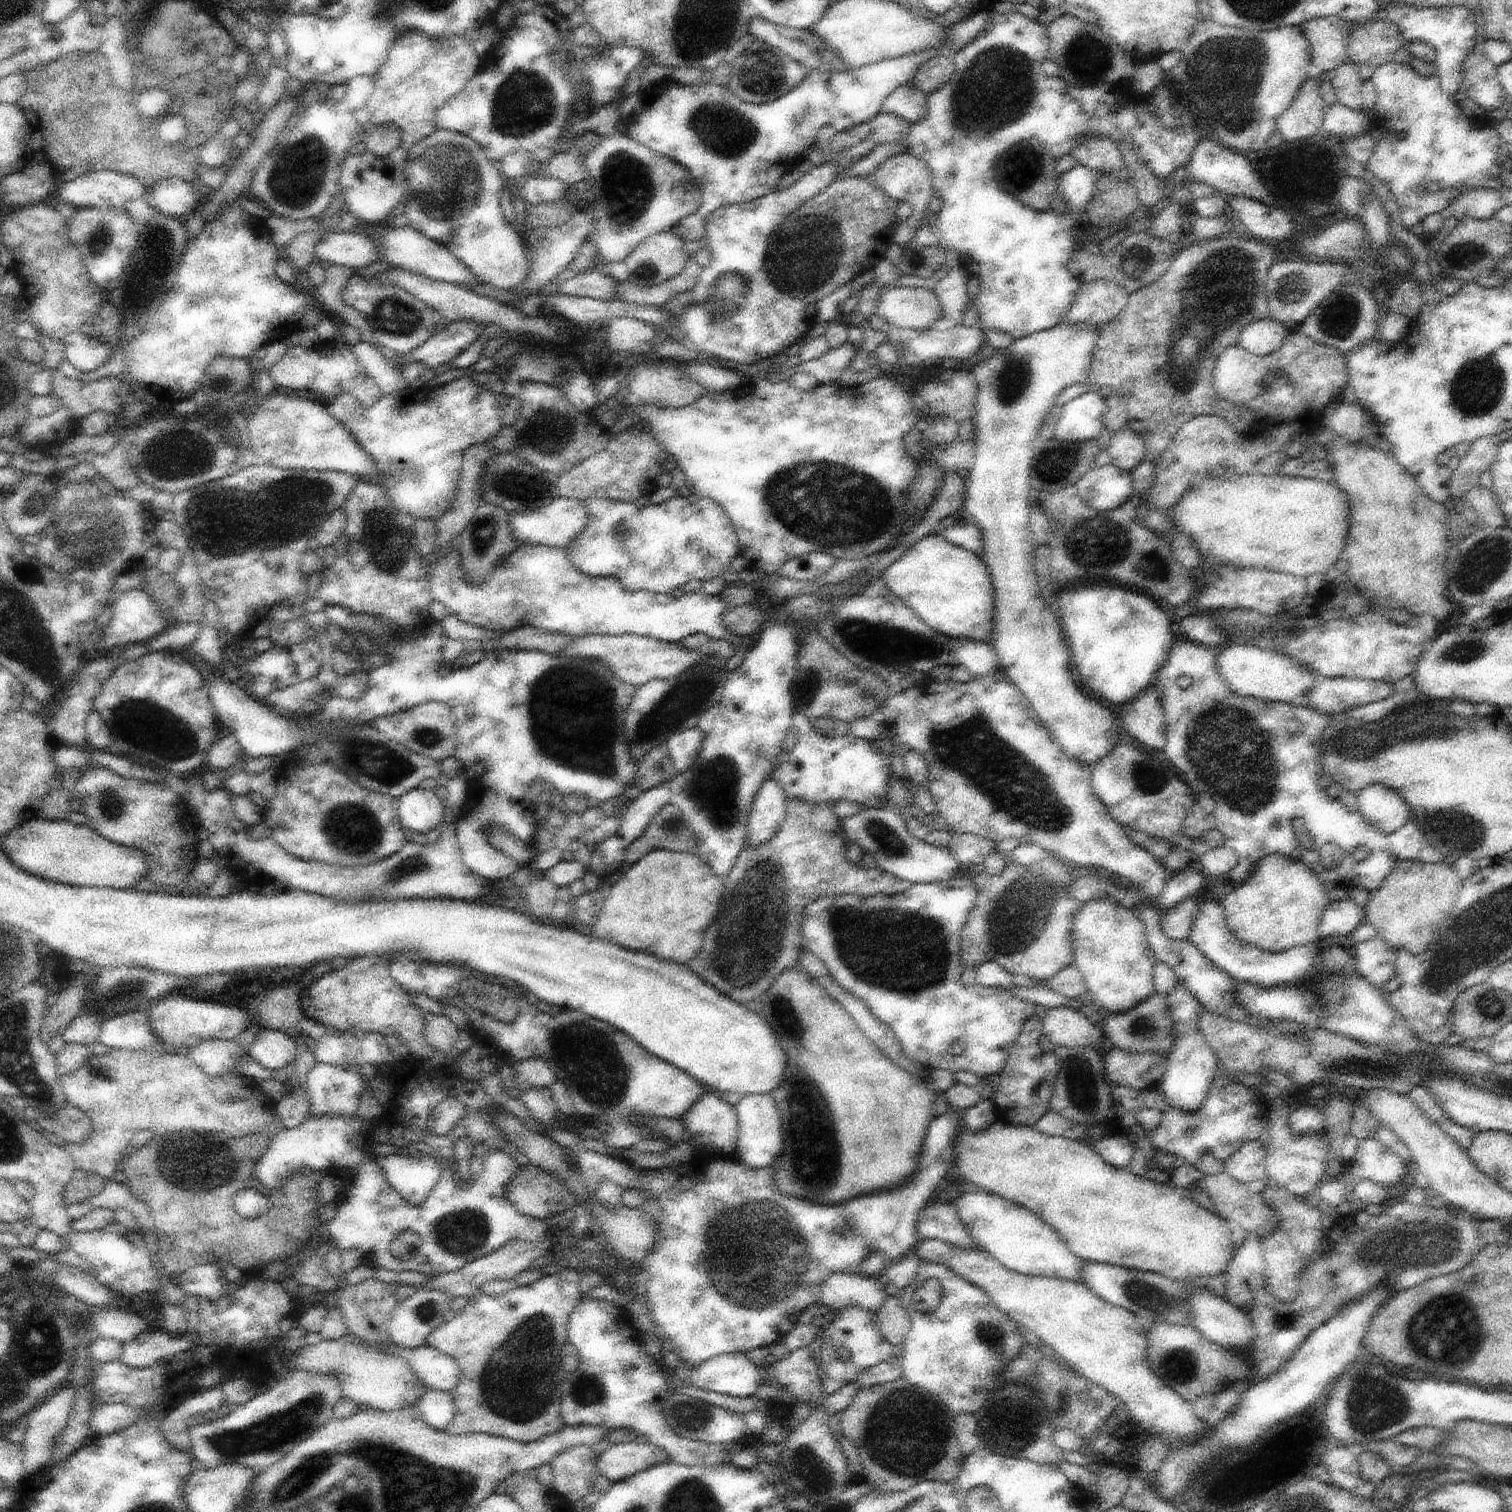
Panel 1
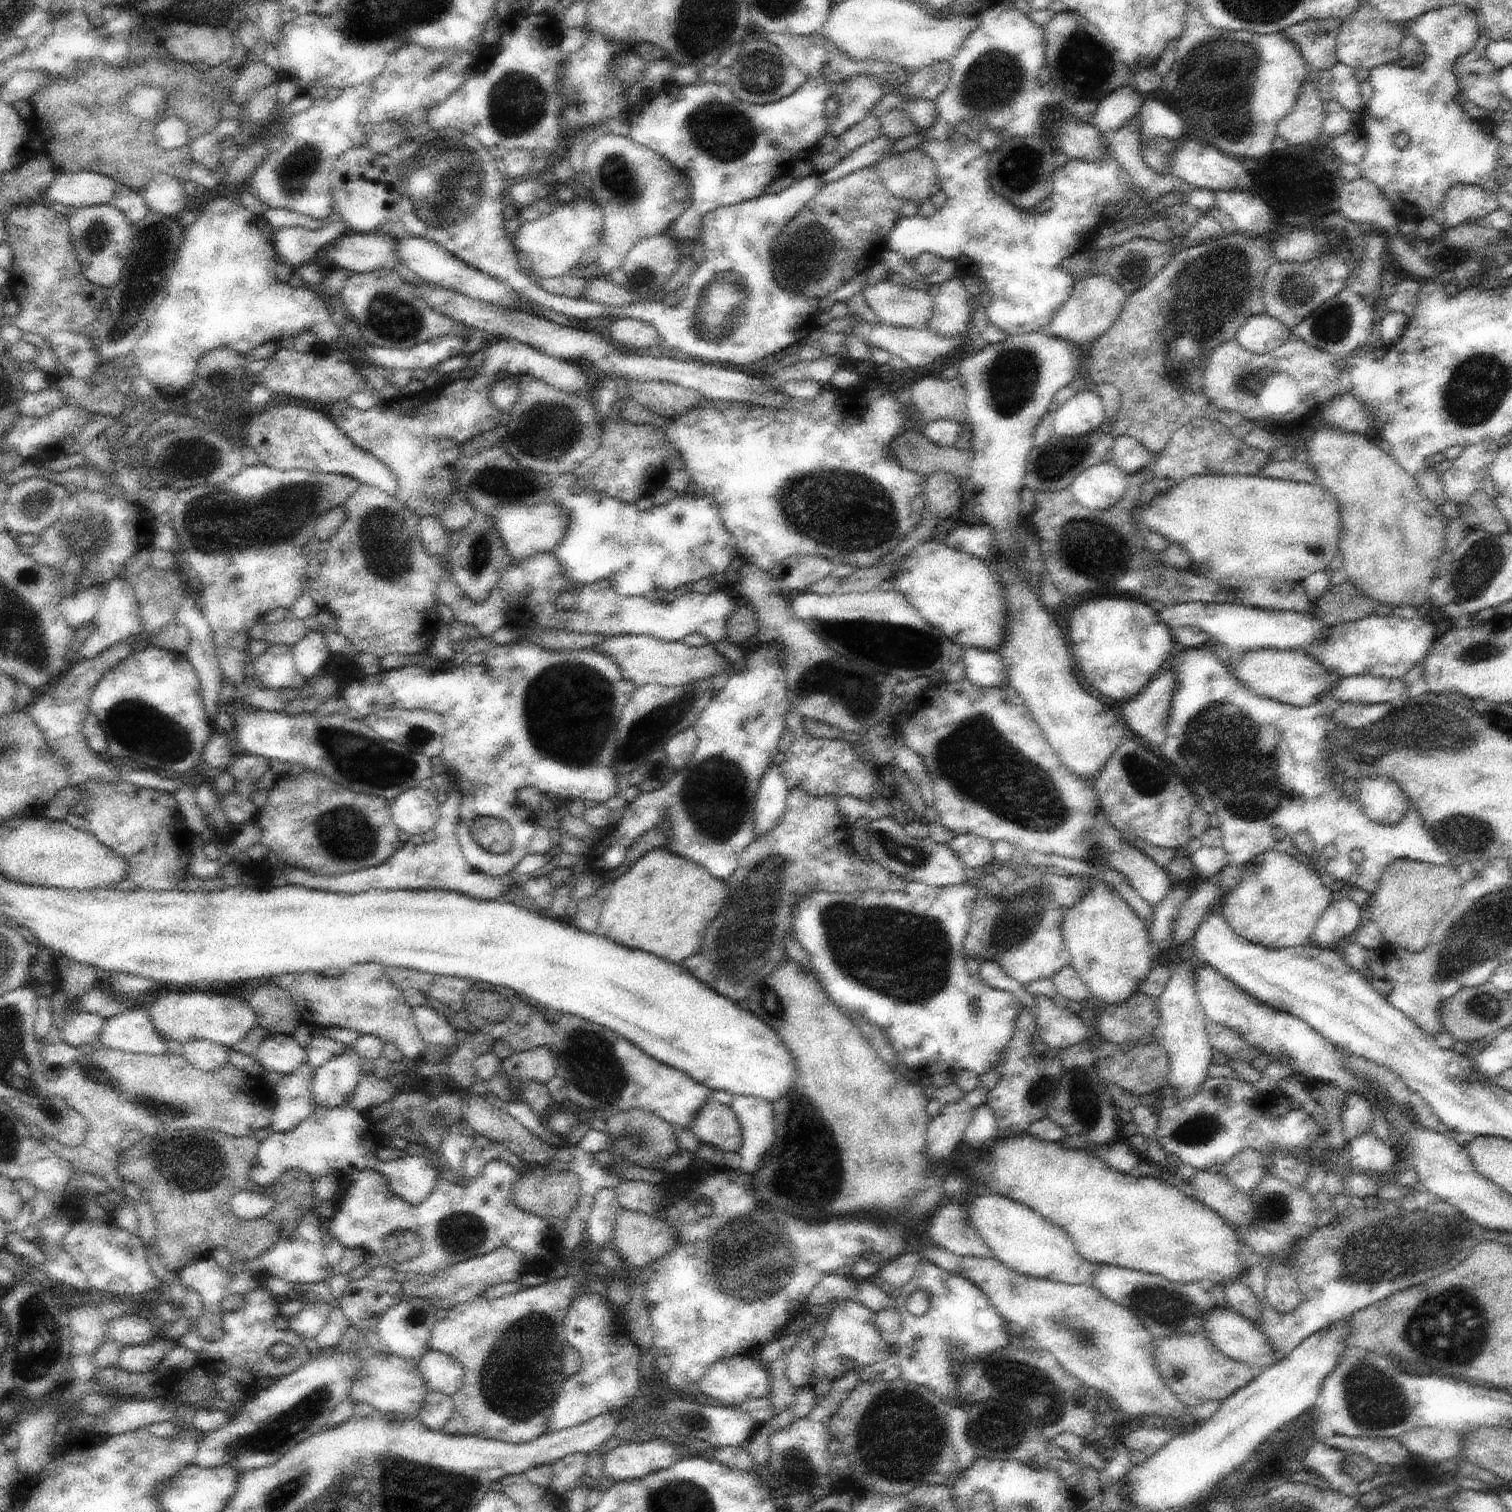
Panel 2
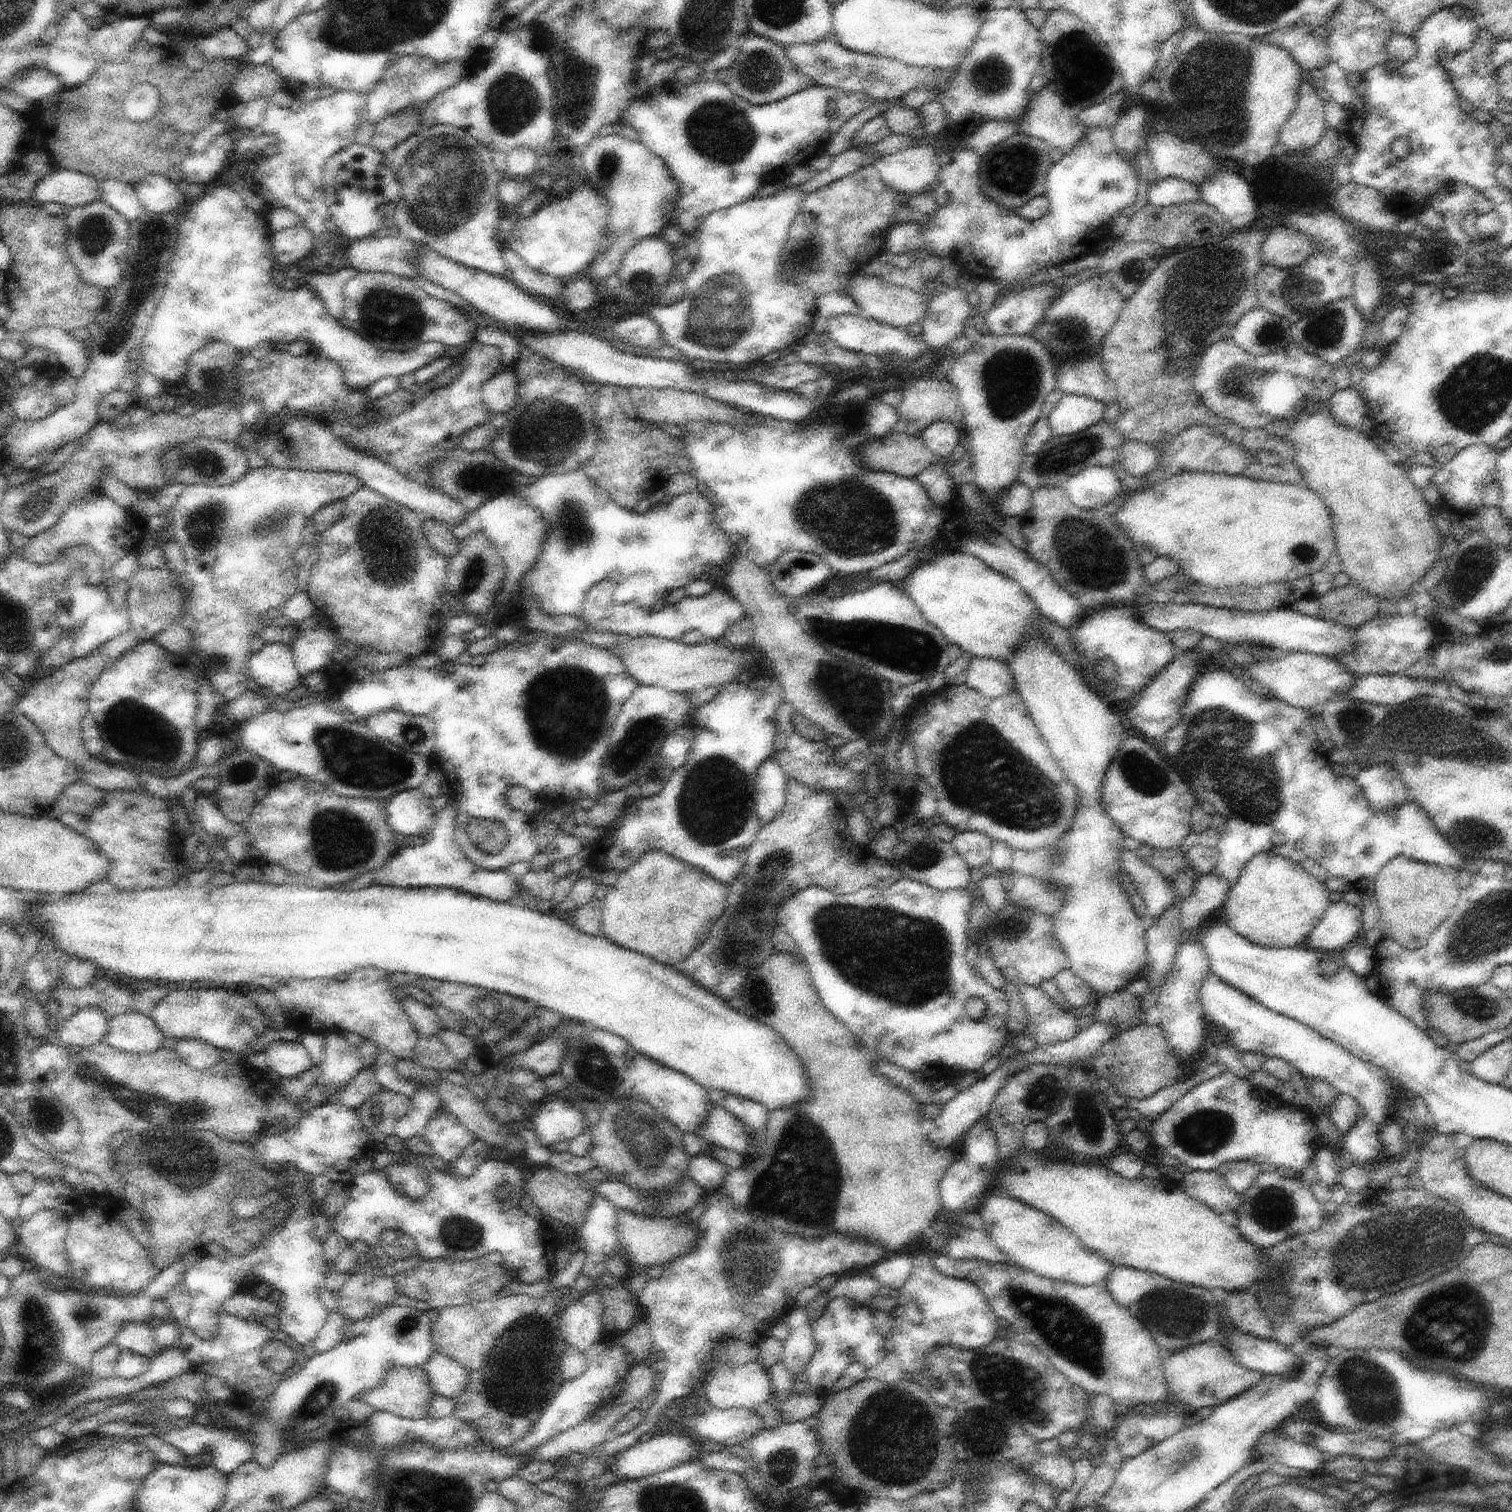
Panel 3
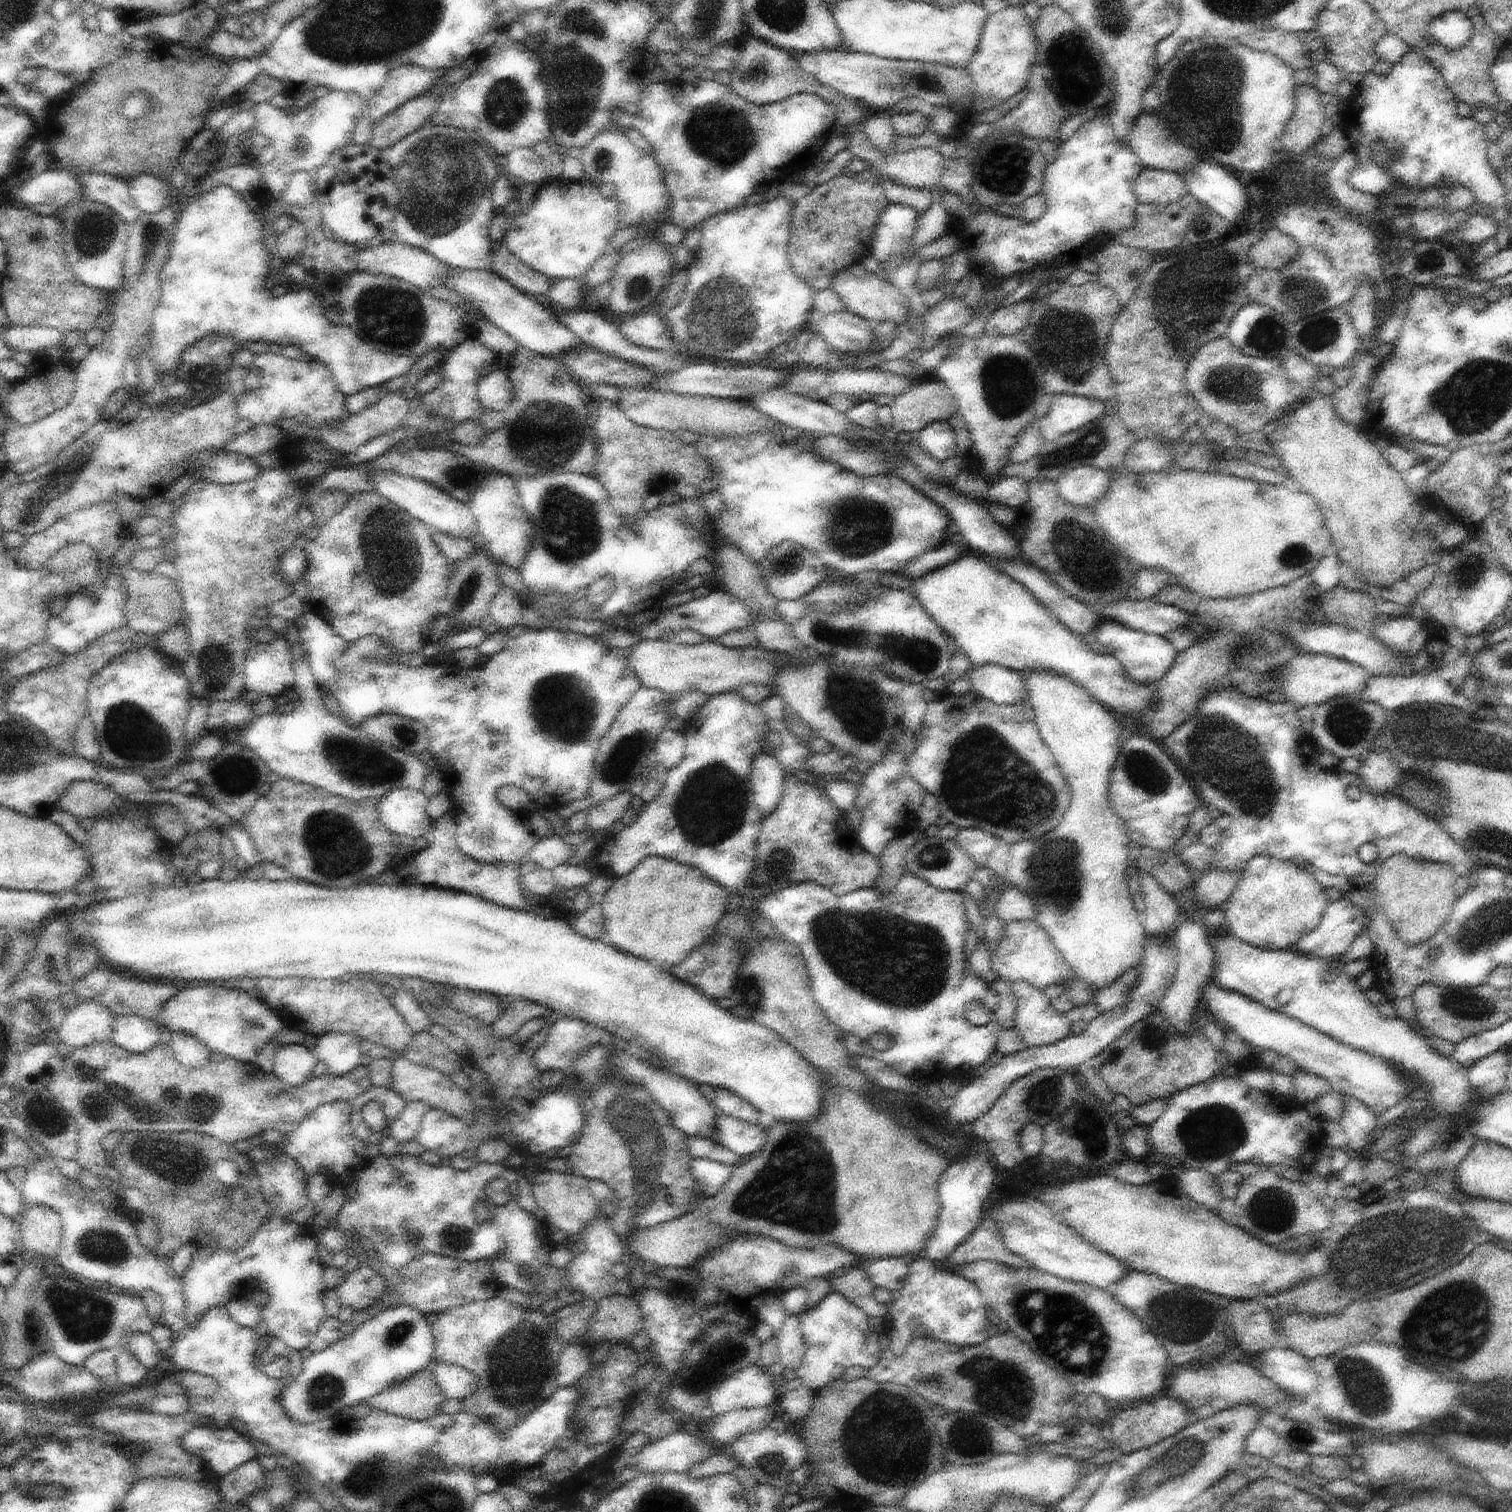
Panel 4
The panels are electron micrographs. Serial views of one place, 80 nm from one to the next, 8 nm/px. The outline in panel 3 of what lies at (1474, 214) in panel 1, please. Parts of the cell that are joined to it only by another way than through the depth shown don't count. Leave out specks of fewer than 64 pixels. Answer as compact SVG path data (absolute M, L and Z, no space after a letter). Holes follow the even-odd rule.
M1455 183L1454 185L1452 192L1443 191L1441 194L1436 194L1430 199L1430 204L1442 214L1449 239L1468 253L1469 266L1484 264L1484 257L1474 251L1475 244L1462 228L1462 220L1473 212L1477 215L1489 213L1494 209L1495 204L1481 190L1469 184Z

